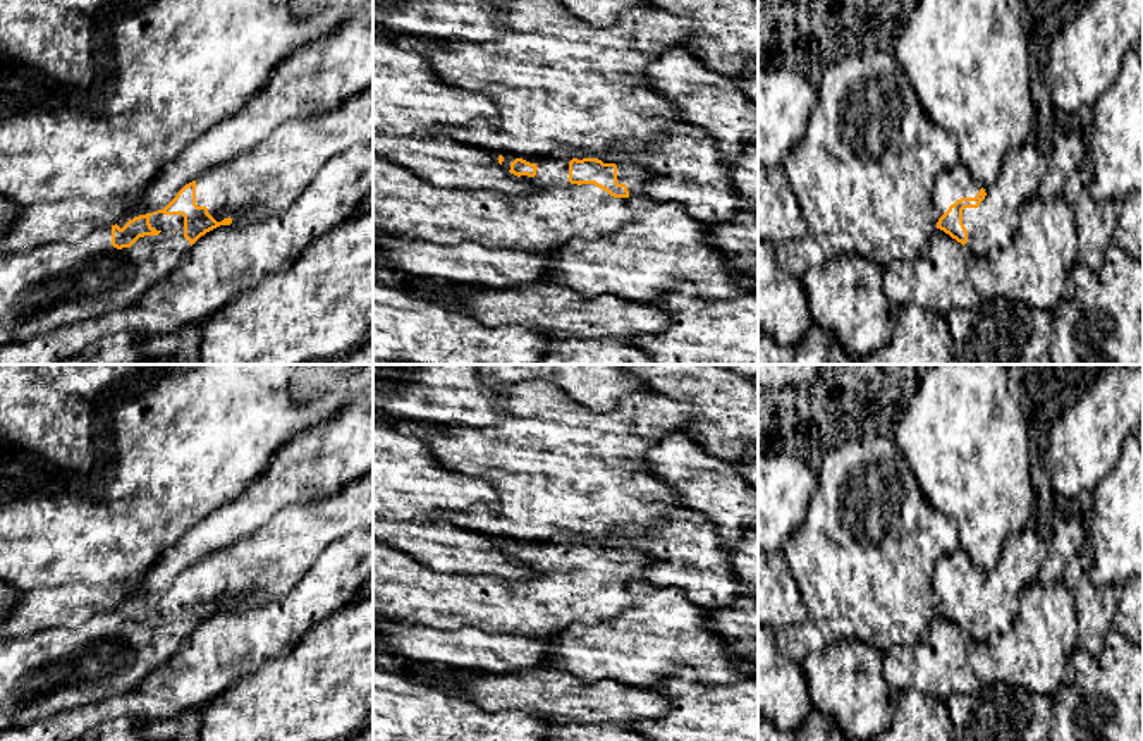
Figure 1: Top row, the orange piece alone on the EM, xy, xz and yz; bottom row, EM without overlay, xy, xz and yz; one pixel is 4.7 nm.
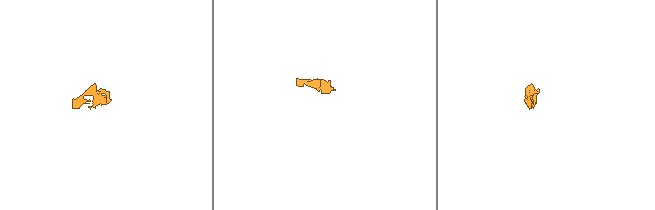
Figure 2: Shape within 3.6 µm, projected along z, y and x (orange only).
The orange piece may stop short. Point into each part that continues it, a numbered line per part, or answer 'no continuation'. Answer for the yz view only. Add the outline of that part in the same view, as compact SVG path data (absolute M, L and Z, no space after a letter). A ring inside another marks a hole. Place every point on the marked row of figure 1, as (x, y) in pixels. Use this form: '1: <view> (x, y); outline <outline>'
1: yz (953, 184); outline M961 163L950 170L944 170L937 177L933 189L933 203L937 206L938 217L942 217L957 199L975 198L980 189L981 186Z
2: yz (990, 227); outline M1024 141L1004 156L997 182L983 187L987 196L980 206L963 210L963 224L968 230L964 248L971 258L992 258L1011 244L1019 210L1038 194L1047 172L1048 158L1031 141Z

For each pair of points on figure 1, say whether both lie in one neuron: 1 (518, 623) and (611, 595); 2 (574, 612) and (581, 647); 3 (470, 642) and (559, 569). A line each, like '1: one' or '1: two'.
1: one
2: two
3: two

